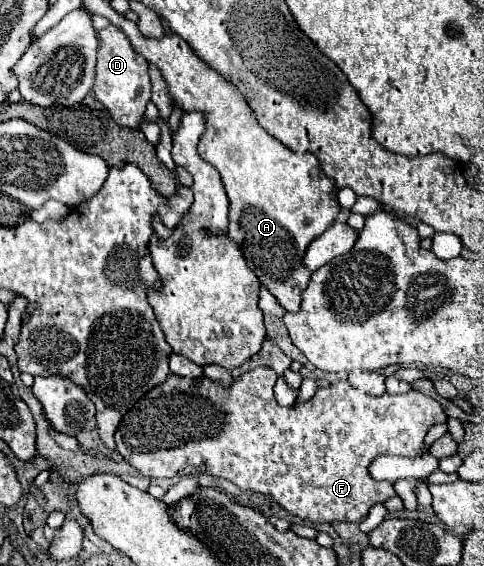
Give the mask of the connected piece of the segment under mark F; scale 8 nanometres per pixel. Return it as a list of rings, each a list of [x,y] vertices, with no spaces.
[[[255,368],[239,378],[235,378],[233,386],[225,388],[221,386],[219,382],[213,382],[205,376],[197,378],[197,380],[191,380],[191,378],[181,378],[181,376],[175,376],[175,374],[169,374],[167,380],[157,386],[155,390],[151,390],[149,394],[145,394],[121,420],[117,432],[115,432],[115,444],[117,444],[117,452],[125,458],[127,464],[131,464],[135,470],[139,470],[143,476],[147,478],[173,478],[173,476],[181,476],[181,474],[213,474],[217,478],[225,478],[225,480],[231,480],[233,484],[237,484],[239,488],[243,490],[253,490],[253,492],[261,492],[261,494],[269,494],[273,496],[289,514],[293,516],[299,516],[303,520],[309,520],[309,522],[335,522],[335,520],[345,520],[345,522],[357,522],[361,518],[367,516],[369,508],[373,504],[379,504],[379,502],[385,502],[387,498],[393,498],[395,496],[395,490],[393,490],[393,484],[391,482],[377,482],[371,478],[367,466],[371,464],[371,460],[379,454],[395,454],[395,456],[421,456],[421,446],[423,446],[423,436],[427,434],[427,430],[433,426],[433,424],[441,424],[441,422],[447,422],[447,414],[443,410],[443,406],[421,394],[421,392],[415,392],[415,390],[409,390],[407,394],[383,394],[383,396],[369,396],[365,392],[359,392],[355,390],[349,382],[337,382],[329,388],[319,388],[315,392],[315,396],[307,402],[303,402],[301,406],[289,406],[289,408],[283,408],[275,402],[275,396],[273,396],[273,386],[275,386],[275,380],[277,380],[277,374],[271,370],[271,368]]]

